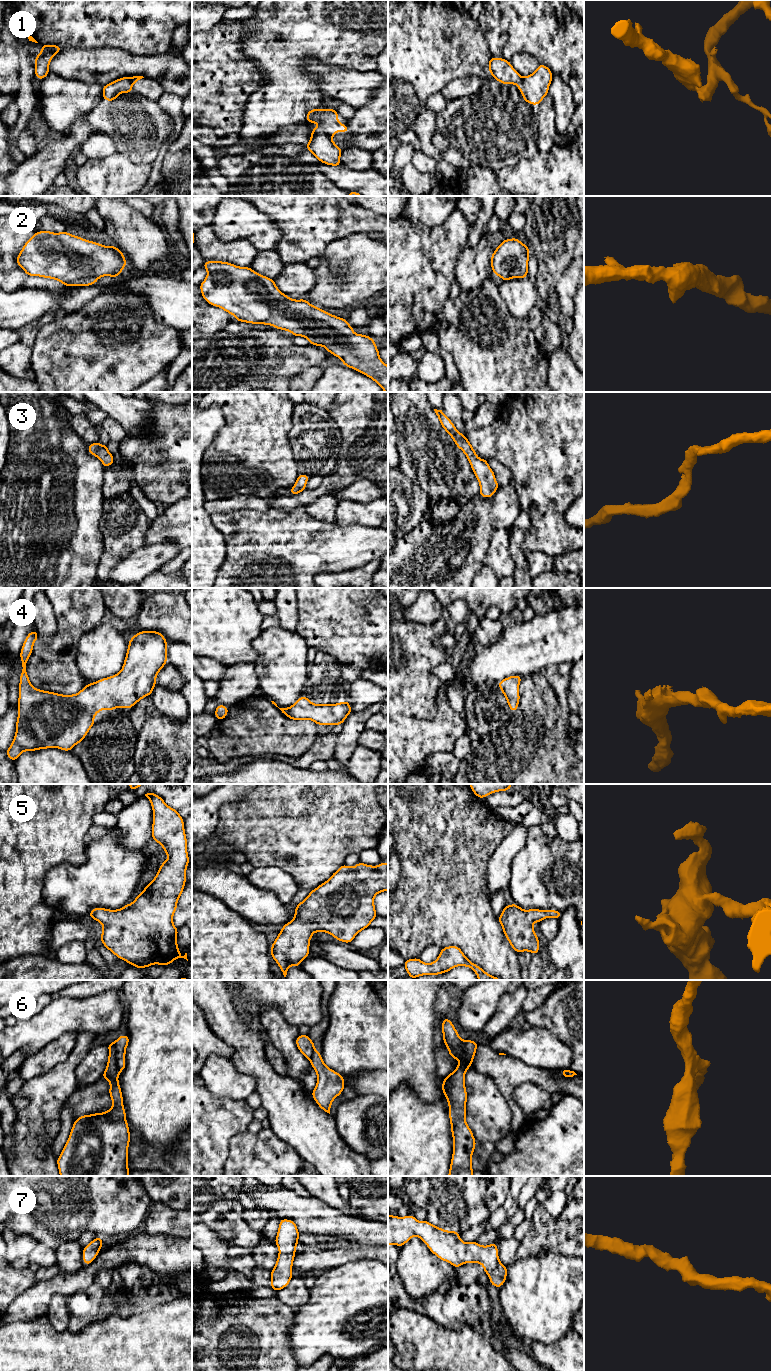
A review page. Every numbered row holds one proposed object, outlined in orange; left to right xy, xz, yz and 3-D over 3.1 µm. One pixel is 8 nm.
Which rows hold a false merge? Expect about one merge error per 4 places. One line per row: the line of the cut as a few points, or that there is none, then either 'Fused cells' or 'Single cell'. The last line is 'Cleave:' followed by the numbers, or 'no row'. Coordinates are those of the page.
1: Split along xz (319, 126), (331, 139). Fused cells
2: No split. Single cell
3: No split. Single cell
4: No split. Single cell
5: No split. Single cell
6: Split along xy (113, 1042), (116, 1066), (119, 1071). Fused cells
7: No split. Single cell
Cleave: 1, 6

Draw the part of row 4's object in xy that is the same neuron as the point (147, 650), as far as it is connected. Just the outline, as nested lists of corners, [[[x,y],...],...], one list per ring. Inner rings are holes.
[[[32,630],[26,637],[20,652],[22,673],[19,683],[18,718],[16,732],[7,757],[15,761],[23,751],[59,748],[63,751],[80,743],[94,725],[95,715],[103,709],[114,710],[118,707],[132,708],[142,698],[152,694],[156,677],[167,661],[167,641],[158,631],[141,631],[135,634],[128,644],[128,650],[121,671],[111,677],[88,683],[77,694],[62,695],[39,690],[32,686],[26,671],[38,633]]]

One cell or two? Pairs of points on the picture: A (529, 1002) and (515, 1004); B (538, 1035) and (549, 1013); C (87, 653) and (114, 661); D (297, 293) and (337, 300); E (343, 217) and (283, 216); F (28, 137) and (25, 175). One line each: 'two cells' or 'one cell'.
A: two cells
B: two cells
C: one cell
D: two cells
E: one cell
F: two cells

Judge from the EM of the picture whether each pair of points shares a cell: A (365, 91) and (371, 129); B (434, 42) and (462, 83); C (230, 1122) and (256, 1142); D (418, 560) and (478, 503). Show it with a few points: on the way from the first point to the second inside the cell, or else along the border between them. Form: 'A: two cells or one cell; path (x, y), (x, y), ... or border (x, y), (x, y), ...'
A: two cells; border (377, 88), (374, 96), (356, 110)
B: two cells; border (482, 79), (457, 77), (440, 92)
C: two cells; border (246, 1130), (236, 1133), (230, 1139), (229, 1151)
D: one cell; path (434, 544), (445, 540), (466, 519)

